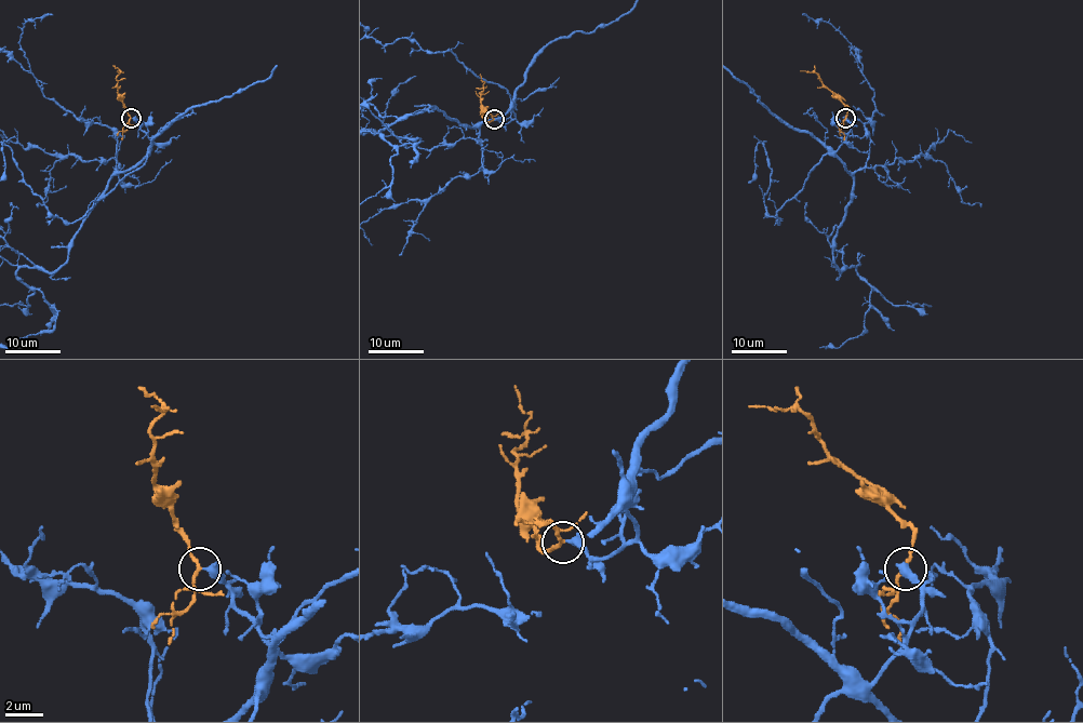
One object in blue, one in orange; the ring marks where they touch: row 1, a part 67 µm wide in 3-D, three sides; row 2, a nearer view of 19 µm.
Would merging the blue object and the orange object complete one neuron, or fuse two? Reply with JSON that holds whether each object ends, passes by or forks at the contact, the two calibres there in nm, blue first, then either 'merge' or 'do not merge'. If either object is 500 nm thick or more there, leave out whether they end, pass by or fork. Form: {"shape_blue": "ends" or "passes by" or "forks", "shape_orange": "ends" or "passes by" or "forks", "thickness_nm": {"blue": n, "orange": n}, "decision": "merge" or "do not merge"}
{"shape_blue": "ends", "shape_orange": "passes by", "thickness_nm": {"blue": 400, "orange": 170}, "decision": "merge"}

